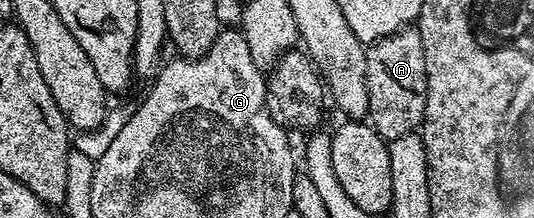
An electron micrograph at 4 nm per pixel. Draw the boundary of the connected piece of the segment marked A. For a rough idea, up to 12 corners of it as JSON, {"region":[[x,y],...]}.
{"region":[[417,27],[366,48],[369,123],[389,142],[426,109]]}

